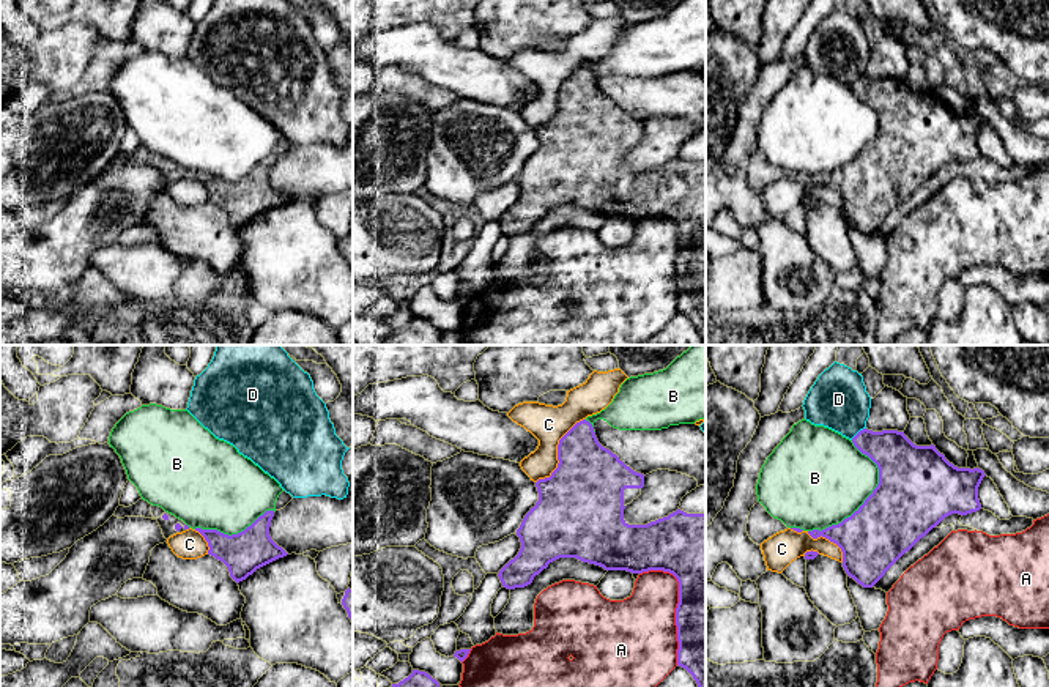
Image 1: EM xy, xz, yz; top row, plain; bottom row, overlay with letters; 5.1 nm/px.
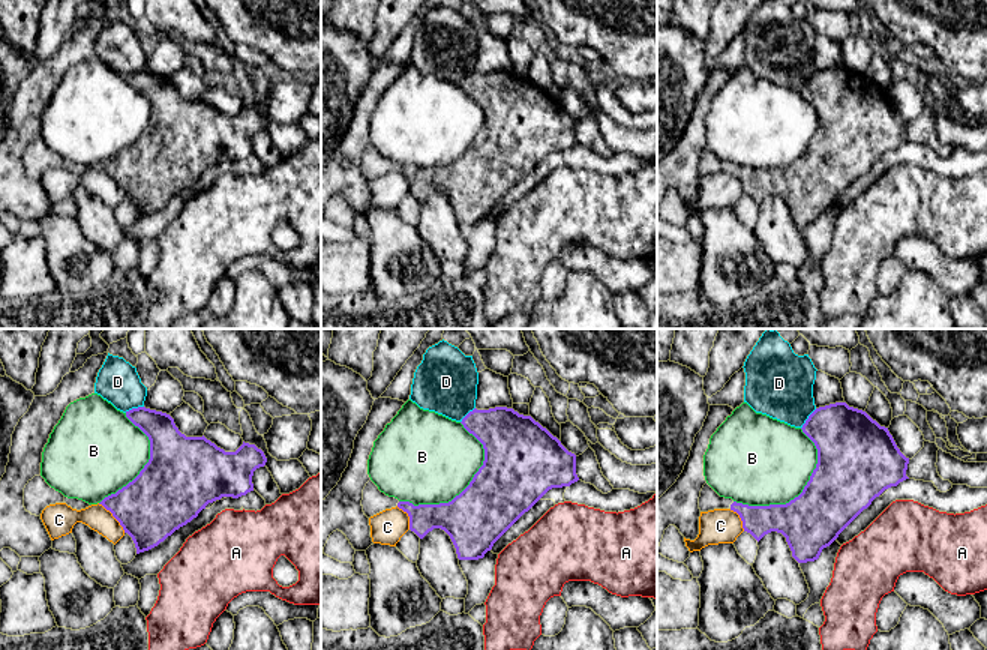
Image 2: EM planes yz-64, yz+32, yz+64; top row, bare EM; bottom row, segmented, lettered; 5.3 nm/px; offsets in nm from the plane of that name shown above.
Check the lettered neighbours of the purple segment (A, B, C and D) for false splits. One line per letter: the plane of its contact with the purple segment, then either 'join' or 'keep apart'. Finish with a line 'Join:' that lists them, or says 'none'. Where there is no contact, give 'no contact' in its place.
A: meets purple in xz; keep apart
B: meets purple in yz; keep apart
C: meets purple in xz; keep apart
D: meets purple in yz; keep apart
Join: none

